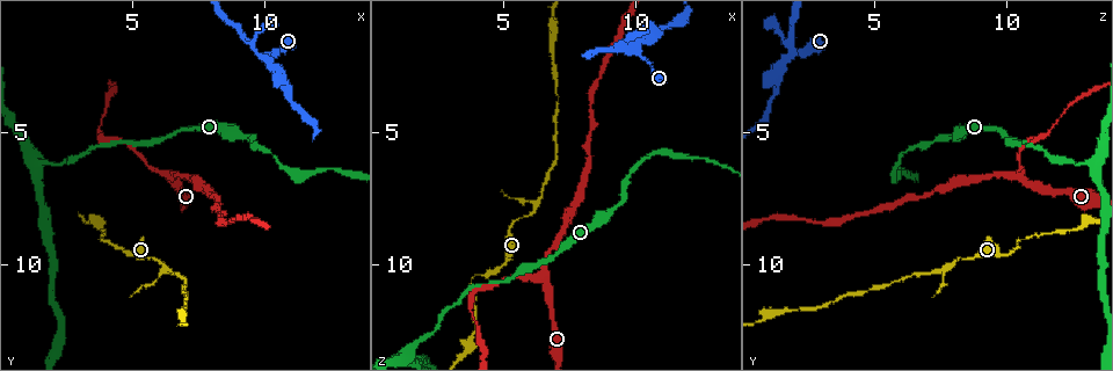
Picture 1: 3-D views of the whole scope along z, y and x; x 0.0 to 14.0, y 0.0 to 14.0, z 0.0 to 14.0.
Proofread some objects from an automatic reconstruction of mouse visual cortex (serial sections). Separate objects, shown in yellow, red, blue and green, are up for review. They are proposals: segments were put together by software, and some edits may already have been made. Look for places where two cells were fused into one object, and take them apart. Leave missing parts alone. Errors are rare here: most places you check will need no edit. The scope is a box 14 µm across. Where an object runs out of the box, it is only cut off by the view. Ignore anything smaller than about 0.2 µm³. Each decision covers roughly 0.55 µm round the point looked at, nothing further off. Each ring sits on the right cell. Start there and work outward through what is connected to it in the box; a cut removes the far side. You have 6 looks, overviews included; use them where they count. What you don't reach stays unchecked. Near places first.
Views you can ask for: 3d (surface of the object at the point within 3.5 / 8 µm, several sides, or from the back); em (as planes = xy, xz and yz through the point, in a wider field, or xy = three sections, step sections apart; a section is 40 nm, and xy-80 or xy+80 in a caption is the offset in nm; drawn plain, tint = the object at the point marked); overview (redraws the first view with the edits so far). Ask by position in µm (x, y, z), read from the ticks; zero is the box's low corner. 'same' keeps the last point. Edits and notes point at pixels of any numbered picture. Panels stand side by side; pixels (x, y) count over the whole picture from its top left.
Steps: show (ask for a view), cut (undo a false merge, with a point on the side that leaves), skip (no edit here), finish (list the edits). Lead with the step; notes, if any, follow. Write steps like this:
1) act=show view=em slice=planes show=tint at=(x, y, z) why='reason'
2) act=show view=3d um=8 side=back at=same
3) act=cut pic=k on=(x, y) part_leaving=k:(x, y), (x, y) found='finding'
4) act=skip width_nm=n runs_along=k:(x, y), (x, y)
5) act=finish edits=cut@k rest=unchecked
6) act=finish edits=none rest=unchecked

act=show view=3d um=3.5 at=(3.8, 5.3, 11.1) why='sharp bend'

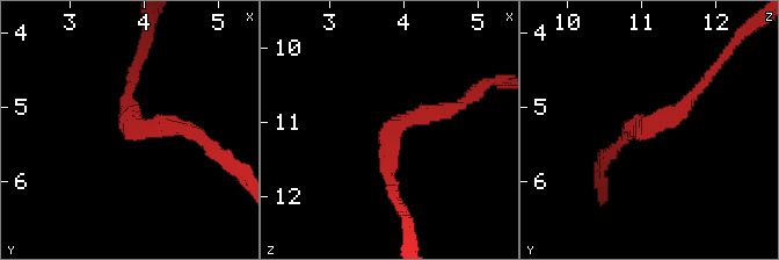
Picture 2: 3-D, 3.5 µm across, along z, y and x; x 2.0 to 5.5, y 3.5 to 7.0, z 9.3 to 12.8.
act=show view=em slice=planes show=tint at=(3.80, 5.25, 11.10) arm_widths_nm=150,200 why='now the EM'

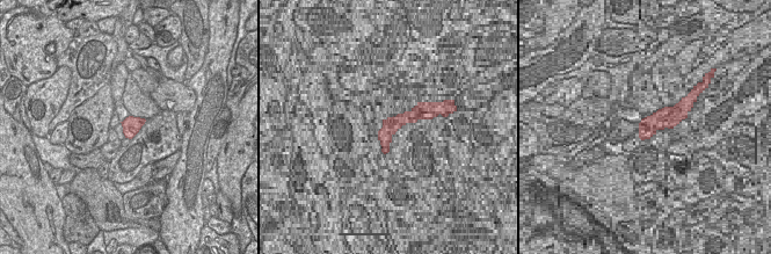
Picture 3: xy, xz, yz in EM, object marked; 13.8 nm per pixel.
act=skip found='continuous, no second cell'

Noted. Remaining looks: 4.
act=show view=3d um=3.5 at=(3.8, 9.1, 10.5) why='sharp bend'

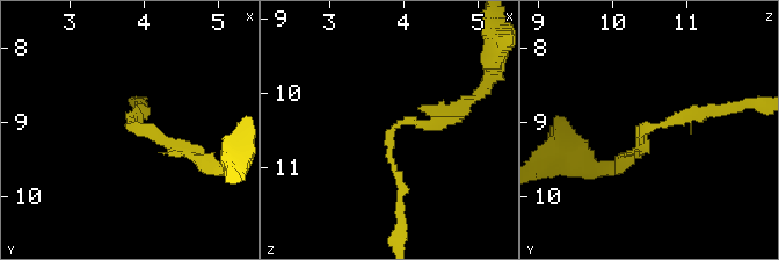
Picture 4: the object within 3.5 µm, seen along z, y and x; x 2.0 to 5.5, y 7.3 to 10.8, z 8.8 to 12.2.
act=show view=em slice=xy step=2 show=tint at=(3.80, 9.15, 10.50) arm_widths_nm=150,150 why='shape alone is not enough'

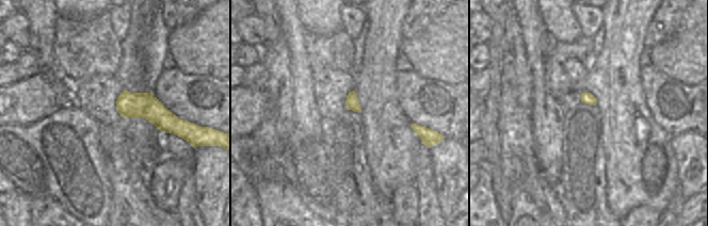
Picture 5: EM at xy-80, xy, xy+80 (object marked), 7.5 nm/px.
act=skip runs_along=5:(121, 98), (149, 107), (178, 130) found='continuous, no second cell'

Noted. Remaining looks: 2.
act=show view=3d um=8 at=(1.4, 6.2, 13.2) why='abrupt turn'

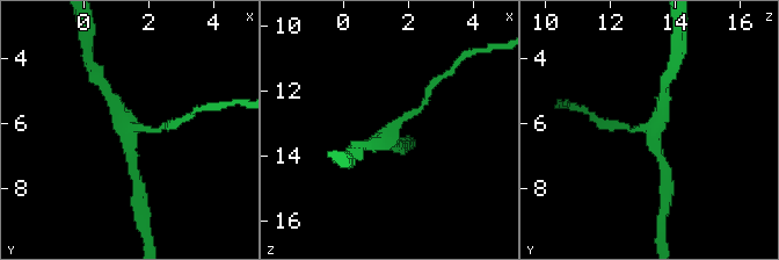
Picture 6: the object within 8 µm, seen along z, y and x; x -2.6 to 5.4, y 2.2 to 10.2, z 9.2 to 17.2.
act=show view=em slice=xy step=1 show=tint at=(1.4, 6.3, 13.3) arms=3 arm_widths_nm=200,300,450

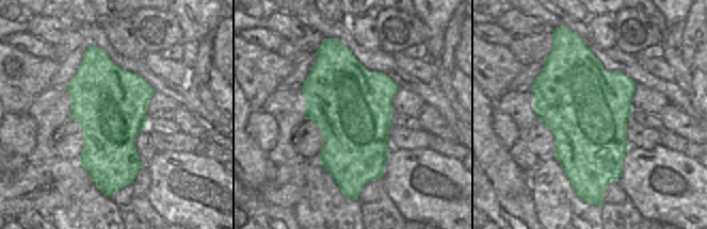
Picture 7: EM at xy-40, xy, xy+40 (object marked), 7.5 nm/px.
act=skip runs_along=6:(630, 130), (649, 129), (661, 161) found='all the same cell'

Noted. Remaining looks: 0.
act=finish edits=none rest=unchecked

